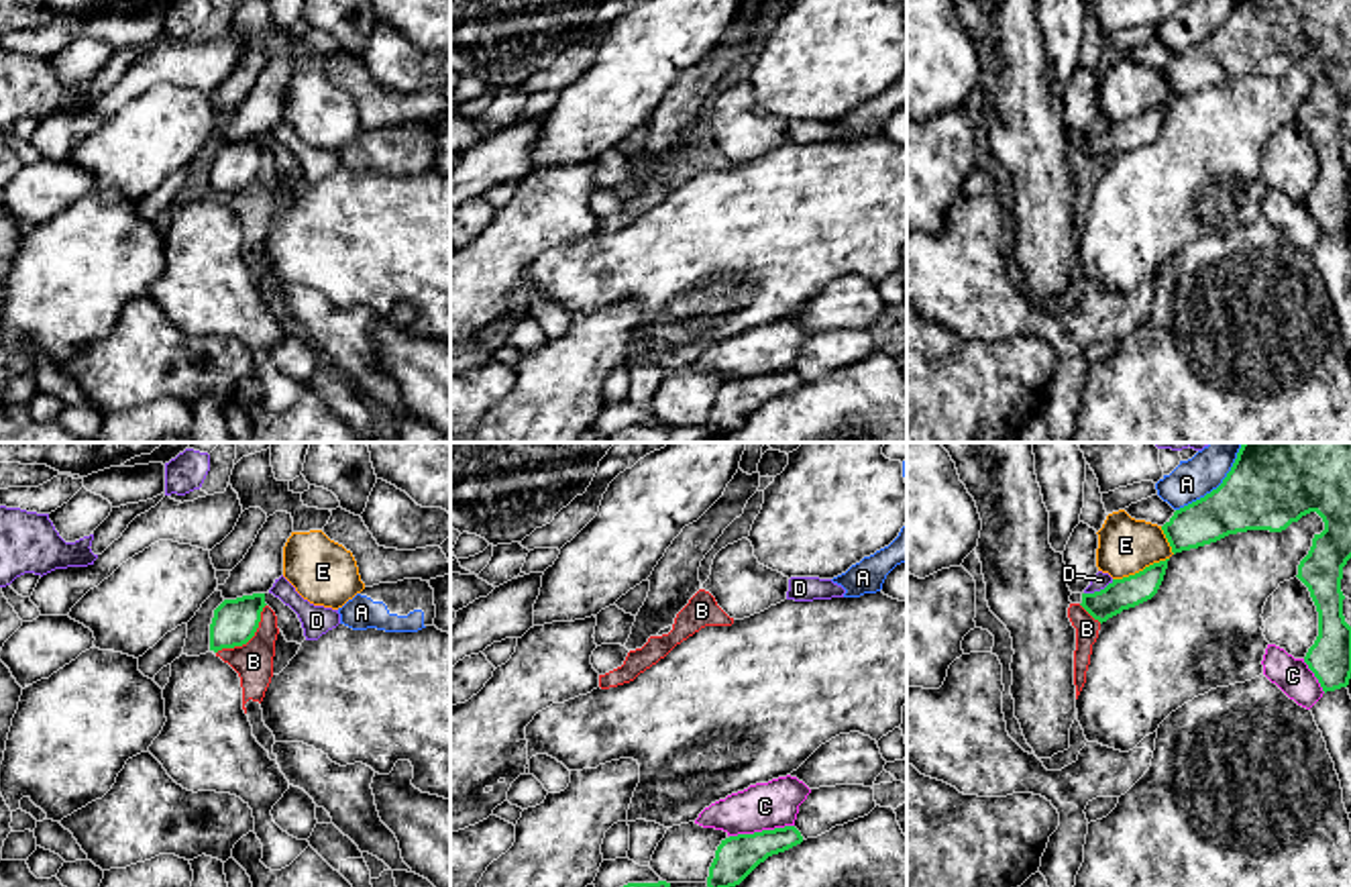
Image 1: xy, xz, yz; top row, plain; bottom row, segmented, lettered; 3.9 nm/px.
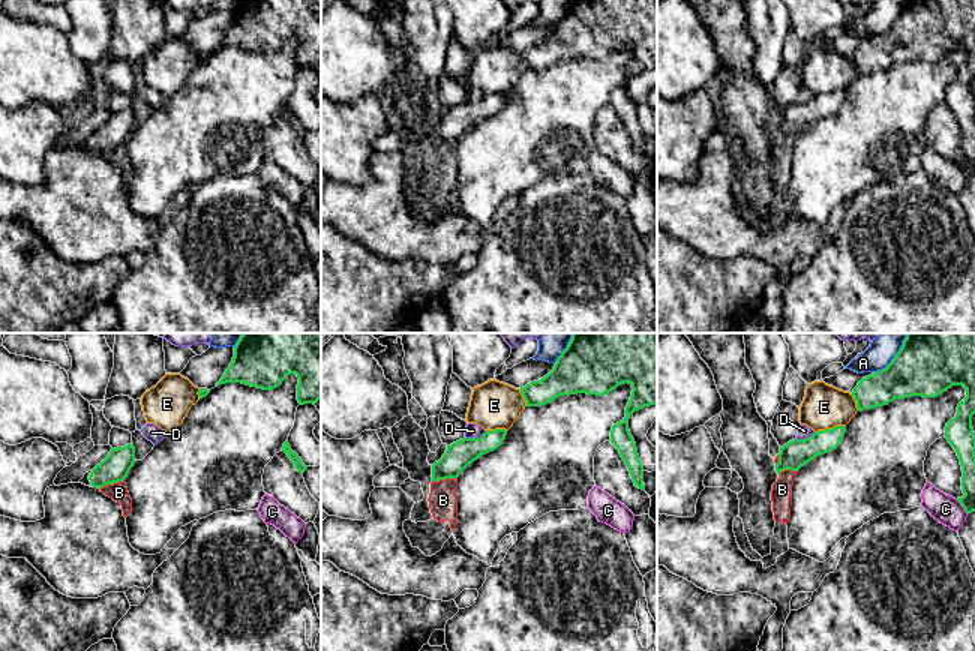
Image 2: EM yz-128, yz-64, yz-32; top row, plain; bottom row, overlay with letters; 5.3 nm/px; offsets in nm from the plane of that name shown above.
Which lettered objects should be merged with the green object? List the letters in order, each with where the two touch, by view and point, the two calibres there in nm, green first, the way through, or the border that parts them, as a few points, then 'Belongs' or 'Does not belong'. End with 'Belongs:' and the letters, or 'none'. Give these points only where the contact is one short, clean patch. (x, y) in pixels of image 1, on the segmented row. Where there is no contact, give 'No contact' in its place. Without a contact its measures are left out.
A: Touches green at yz (1219, 486). Thickness 380 nm (green) against 160 nm. Does not belong
B: Touches green at xy (249, 639). Thickness 180 nm (green) against 160 nm. Path across: xy (235, 622), (249, 639), (253, 661). Belongs
C: Touches green at xz (763, 830). Thickness 170 nm (green) against 190 nm. Does not belong
D: Touches green at yz (1101, 590). Thickness 120 nm (green) against 70 nm. Boundary: yz (1113, 580), (1085, 594). Does not belong
E: Touches green at yz (1140, 571). Thickness 120 nm (green) against 220 nm. Does not belong
Belongs: B

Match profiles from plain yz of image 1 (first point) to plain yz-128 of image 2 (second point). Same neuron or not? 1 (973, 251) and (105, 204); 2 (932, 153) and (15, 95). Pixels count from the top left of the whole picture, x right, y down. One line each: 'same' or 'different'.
1: same
2: different

